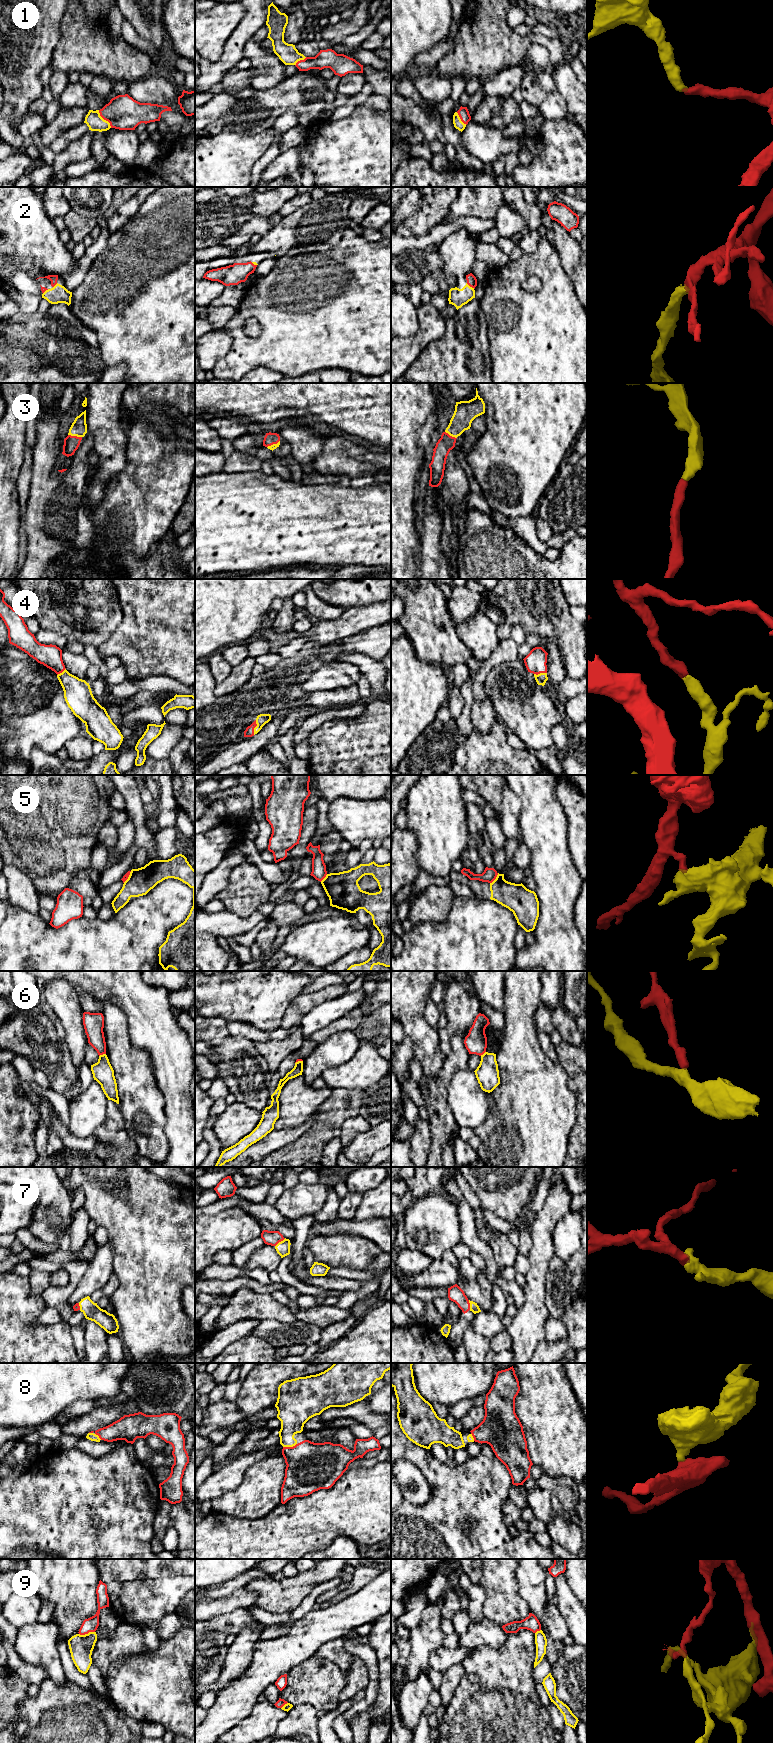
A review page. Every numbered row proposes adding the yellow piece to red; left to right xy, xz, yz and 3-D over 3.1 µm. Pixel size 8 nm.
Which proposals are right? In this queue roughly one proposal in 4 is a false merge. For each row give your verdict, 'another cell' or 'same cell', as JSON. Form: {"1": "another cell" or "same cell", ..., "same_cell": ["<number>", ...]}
{"1": "same cell", "2": "same cell", "3": "same cell", "4": "same cell", "5": "another cell", "6": "another cell", "7": "same cell", "8": "same cell", "9": "another cell", "same_cell": ["1", "2", "3", "4", "7", "8"]}

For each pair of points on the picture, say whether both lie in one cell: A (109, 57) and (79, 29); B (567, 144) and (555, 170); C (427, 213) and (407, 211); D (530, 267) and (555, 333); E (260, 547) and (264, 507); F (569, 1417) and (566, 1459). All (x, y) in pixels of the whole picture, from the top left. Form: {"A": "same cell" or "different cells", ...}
{"A": "same cell", "B": "same cell", "C": "different cells", "D": "same cell", "E": "same cell", "F": "same cell"}

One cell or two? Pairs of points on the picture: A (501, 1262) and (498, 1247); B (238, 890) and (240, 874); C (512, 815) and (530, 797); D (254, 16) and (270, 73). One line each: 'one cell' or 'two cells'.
A: one cell
B: two cells
C: two cells
D: two cells

